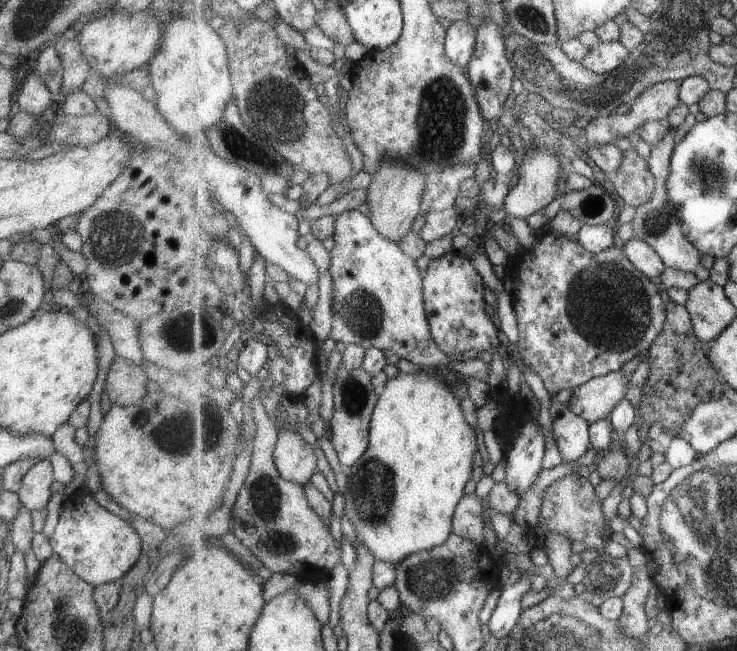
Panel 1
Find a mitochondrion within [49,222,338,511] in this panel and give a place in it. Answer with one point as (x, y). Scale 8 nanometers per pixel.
(212, 428)

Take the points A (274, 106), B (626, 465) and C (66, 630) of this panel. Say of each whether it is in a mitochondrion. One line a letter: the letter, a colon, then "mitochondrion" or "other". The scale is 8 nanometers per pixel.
A: mitochondrion
B: other
C: mitochondrion

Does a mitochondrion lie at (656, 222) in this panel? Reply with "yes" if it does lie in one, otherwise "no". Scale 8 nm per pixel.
yes

